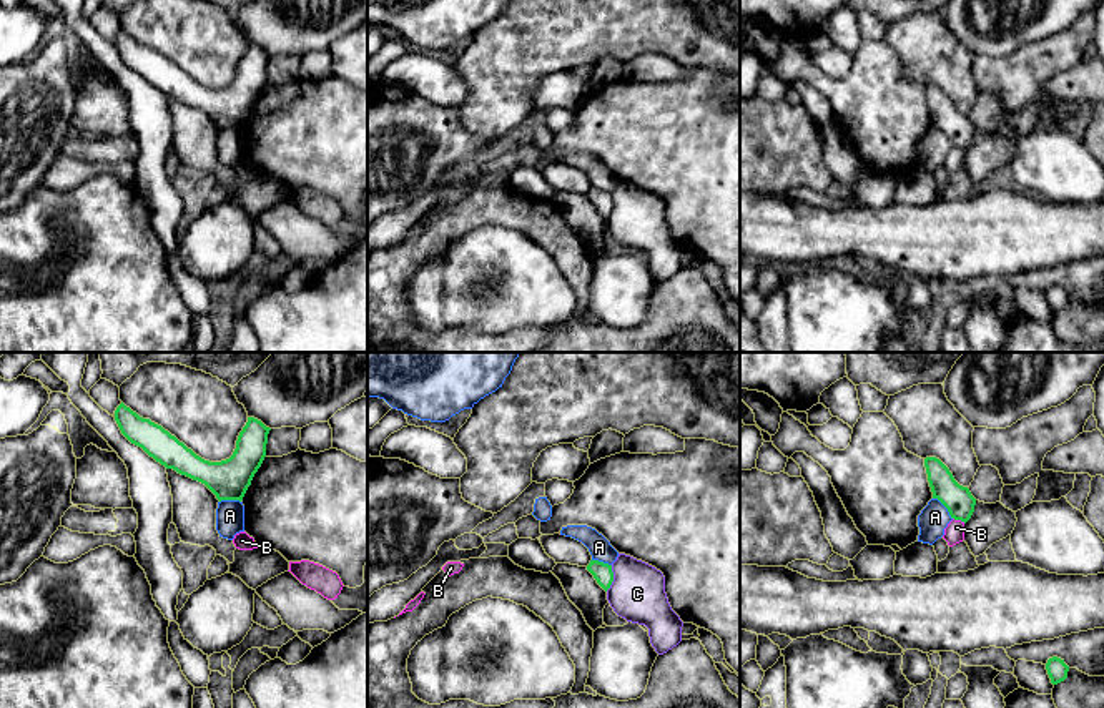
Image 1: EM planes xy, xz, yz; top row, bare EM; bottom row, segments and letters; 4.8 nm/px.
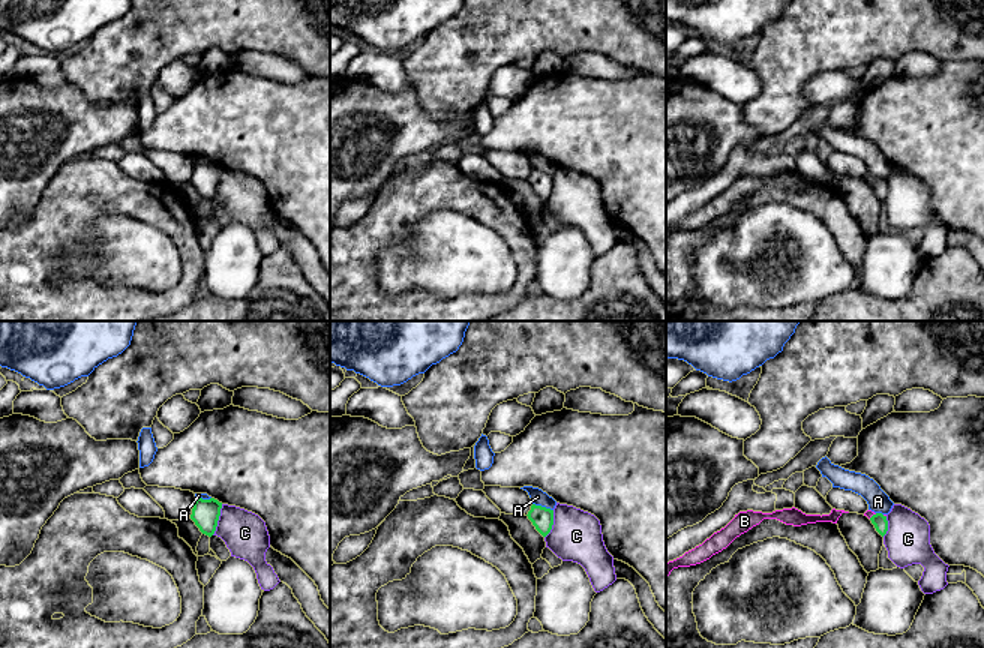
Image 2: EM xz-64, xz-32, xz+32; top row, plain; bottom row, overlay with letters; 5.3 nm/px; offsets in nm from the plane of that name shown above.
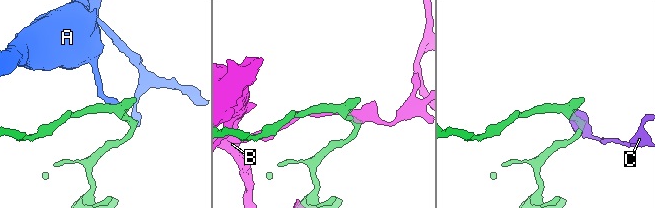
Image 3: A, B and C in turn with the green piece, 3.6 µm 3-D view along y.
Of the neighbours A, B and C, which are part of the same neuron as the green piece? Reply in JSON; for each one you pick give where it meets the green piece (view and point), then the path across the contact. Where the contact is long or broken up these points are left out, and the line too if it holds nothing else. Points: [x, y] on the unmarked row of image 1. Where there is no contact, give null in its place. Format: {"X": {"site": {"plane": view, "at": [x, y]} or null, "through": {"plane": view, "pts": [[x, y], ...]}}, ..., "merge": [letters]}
{"merge": []}

